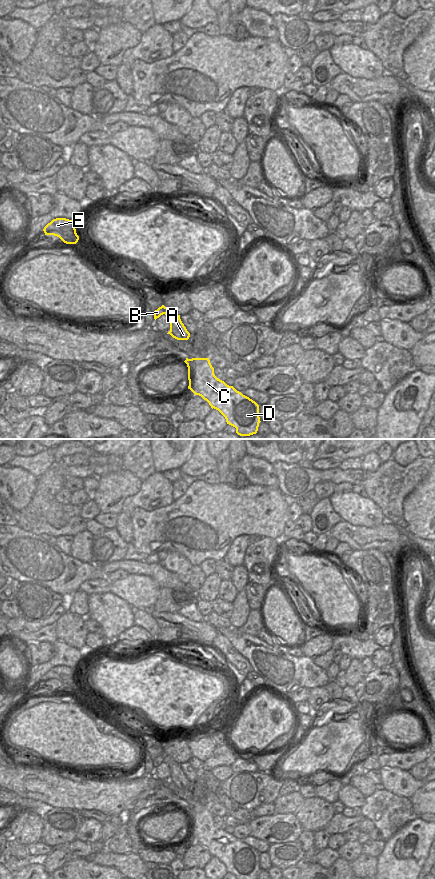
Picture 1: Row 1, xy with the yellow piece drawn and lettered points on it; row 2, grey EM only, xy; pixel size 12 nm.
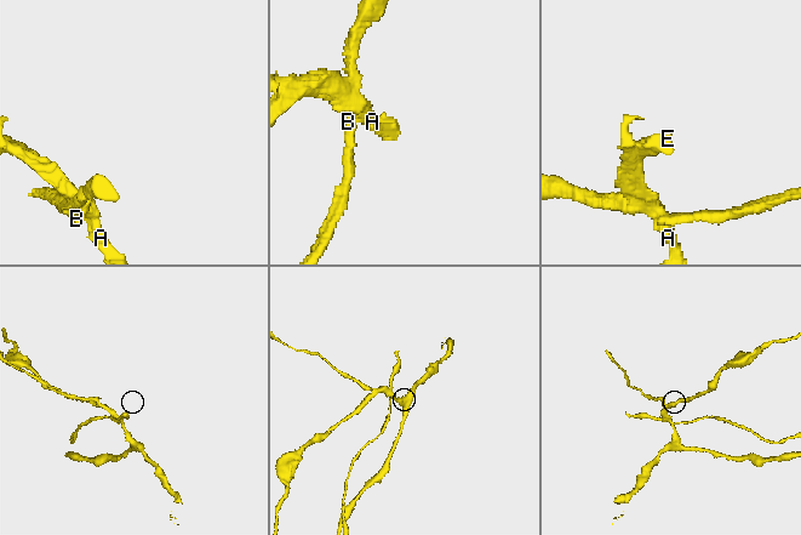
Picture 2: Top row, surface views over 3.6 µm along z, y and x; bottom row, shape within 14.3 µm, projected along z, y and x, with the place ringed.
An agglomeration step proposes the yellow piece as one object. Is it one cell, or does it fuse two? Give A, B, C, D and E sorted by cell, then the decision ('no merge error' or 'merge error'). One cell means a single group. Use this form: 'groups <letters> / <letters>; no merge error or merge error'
groups A C D E / B; merge error

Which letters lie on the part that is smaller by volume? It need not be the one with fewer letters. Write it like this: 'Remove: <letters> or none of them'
Remove: B

